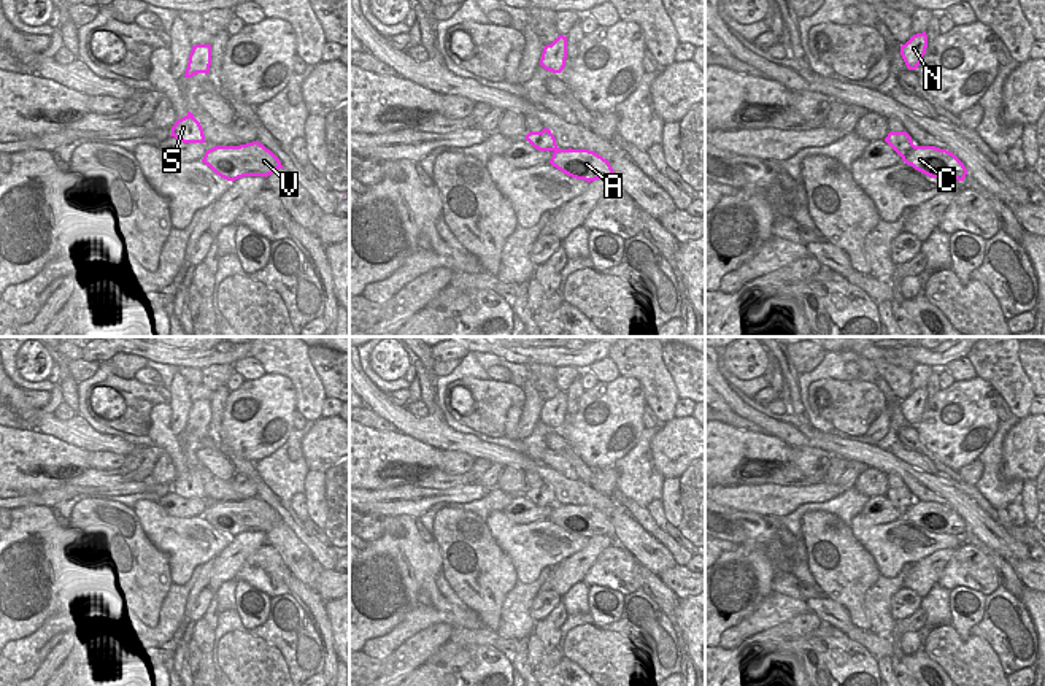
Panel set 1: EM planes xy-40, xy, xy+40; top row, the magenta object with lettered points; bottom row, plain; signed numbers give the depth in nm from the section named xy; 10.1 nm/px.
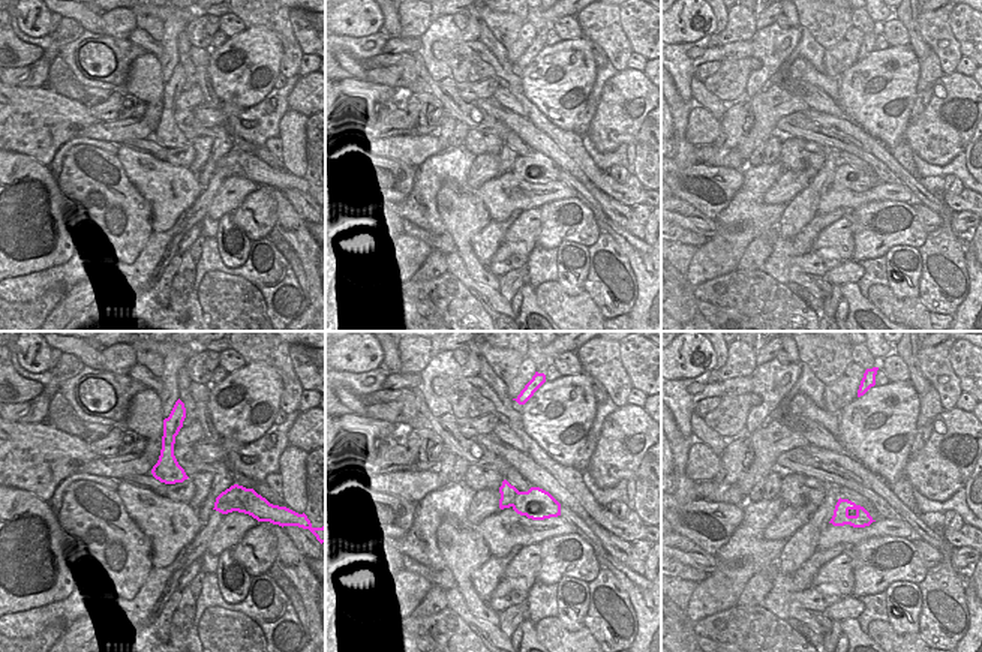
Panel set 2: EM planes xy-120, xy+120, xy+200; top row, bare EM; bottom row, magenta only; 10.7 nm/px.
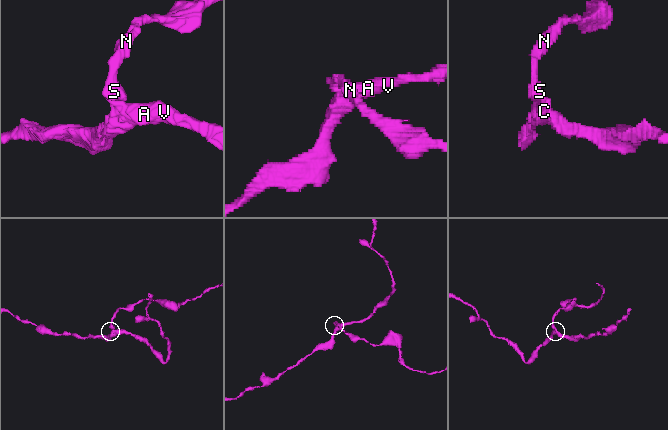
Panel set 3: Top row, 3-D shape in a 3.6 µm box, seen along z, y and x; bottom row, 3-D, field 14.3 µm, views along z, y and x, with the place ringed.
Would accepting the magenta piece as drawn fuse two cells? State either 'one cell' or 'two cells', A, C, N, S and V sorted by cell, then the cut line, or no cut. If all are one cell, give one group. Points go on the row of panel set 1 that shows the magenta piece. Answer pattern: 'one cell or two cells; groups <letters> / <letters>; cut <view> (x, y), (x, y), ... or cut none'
two cells; groups A C V / N S; cut xy+40 (915, 146), (902, 159)

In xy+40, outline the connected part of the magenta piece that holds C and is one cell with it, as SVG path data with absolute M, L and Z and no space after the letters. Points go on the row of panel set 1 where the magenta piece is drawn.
M915 146L902 160L931 178L964 181L967 175L967 168L953 152L935 146Z

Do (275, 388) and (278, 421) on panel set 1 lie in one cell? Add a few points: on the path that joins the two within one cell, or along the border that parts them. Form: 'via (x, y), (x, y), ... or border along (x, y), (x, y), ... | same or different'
via (275, 396), (275, 413) | same

